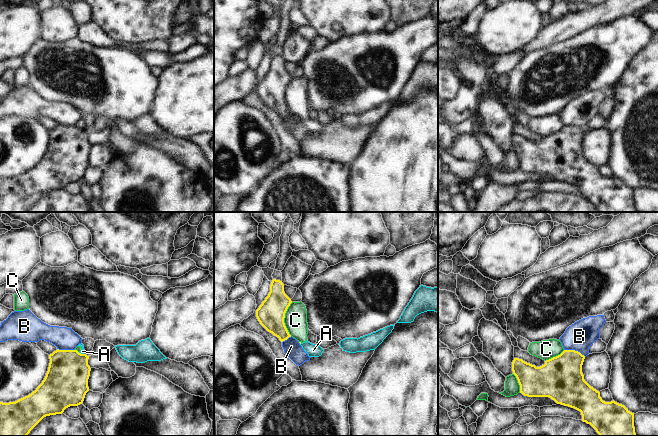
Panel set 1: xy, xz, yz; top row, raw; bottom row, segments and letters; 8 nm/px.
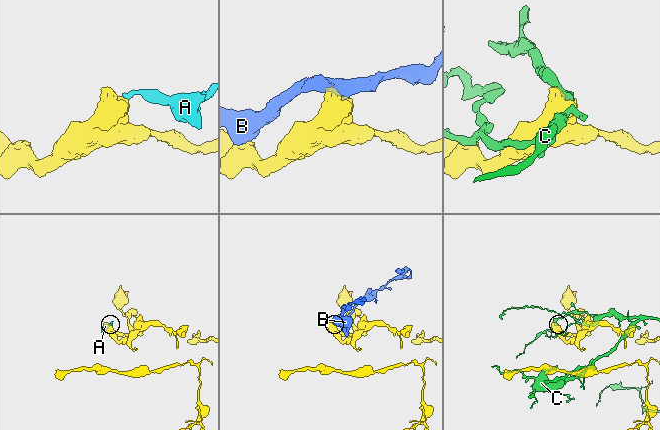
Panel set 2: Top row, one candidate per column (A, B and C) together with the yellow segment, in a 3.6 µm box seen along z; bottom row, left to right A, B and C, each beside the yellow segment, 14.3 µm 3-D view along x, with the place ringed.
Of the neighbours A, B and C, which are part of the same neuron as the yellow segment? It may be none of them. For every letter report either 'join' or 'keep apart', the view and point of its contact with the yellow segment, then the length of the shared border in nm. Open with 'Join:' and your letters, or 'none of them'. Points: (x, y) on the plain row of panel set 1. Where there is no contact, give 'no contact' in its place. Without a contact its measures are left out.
Join: none of them
A: keep apart; contact xy (80, 129); length 50 nm
B: keep apart; contact yz (574, 126); length 190 nm
C: keep apart; contact xz (283, 95); length 280 nm

